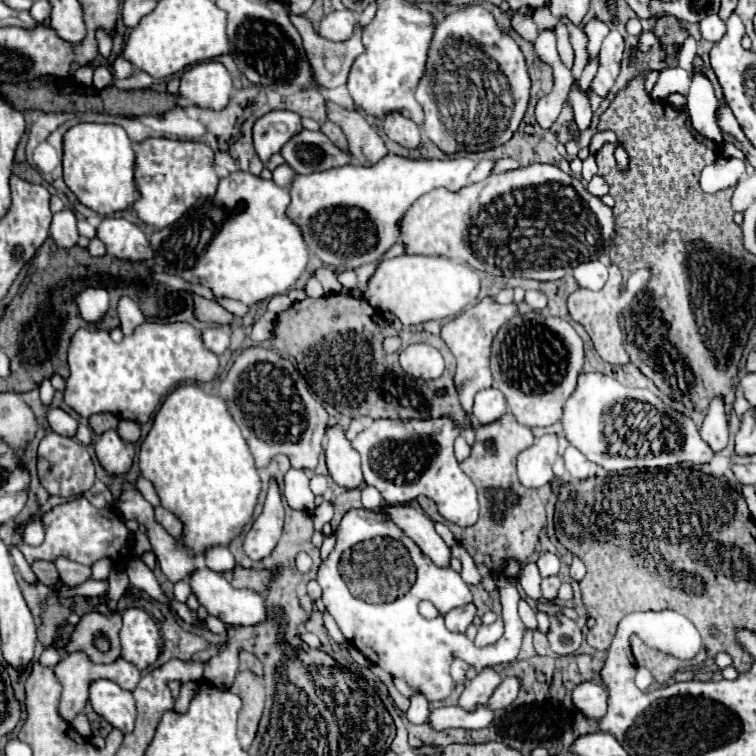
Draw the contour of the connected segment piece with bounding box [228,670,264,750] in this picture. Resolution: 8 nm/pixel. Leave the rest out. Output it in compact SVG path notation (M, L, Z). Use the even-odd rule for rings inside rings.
M248 670L238 672L234 684L228 690L236 692L244 702L244 708L238 718L238 740L242 748L248 750L256 736L258 722L264 710L264 680Z

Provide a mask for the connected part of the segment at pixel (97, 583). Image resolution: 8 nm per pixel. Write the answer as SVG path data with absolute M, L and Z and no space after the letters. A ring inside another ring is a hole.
M92 578L76 588L60 588L60 594L64 594L64 596L76 596L76 594L102 596L106 592L108 592L108 580L92 580Z

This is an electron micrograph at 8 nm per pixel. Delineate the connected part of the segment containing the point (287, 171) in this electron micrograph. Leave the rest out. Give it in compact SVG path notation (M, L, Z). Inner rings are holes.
M282 164L282 166L278 166L278 168L272 172L272 180L274 180L276 184L280 184L280 188L288 188L290 182L292 182L292 178L294 178L294 172L292 172L292 168L290 168L288 164Z

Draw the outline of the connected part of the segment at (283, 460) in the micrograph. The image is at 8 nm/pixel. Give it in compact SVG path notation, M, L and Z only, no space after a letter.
M276 456L276 458L266 466L266 468L260 470L260 476L262 476L264 482L268 482L270 478L276 478L276 482L282 486L282 484L284 484L282 478L284 478L284 474L286 474L288 468L290 468L288 458L286 458L286 456Z

